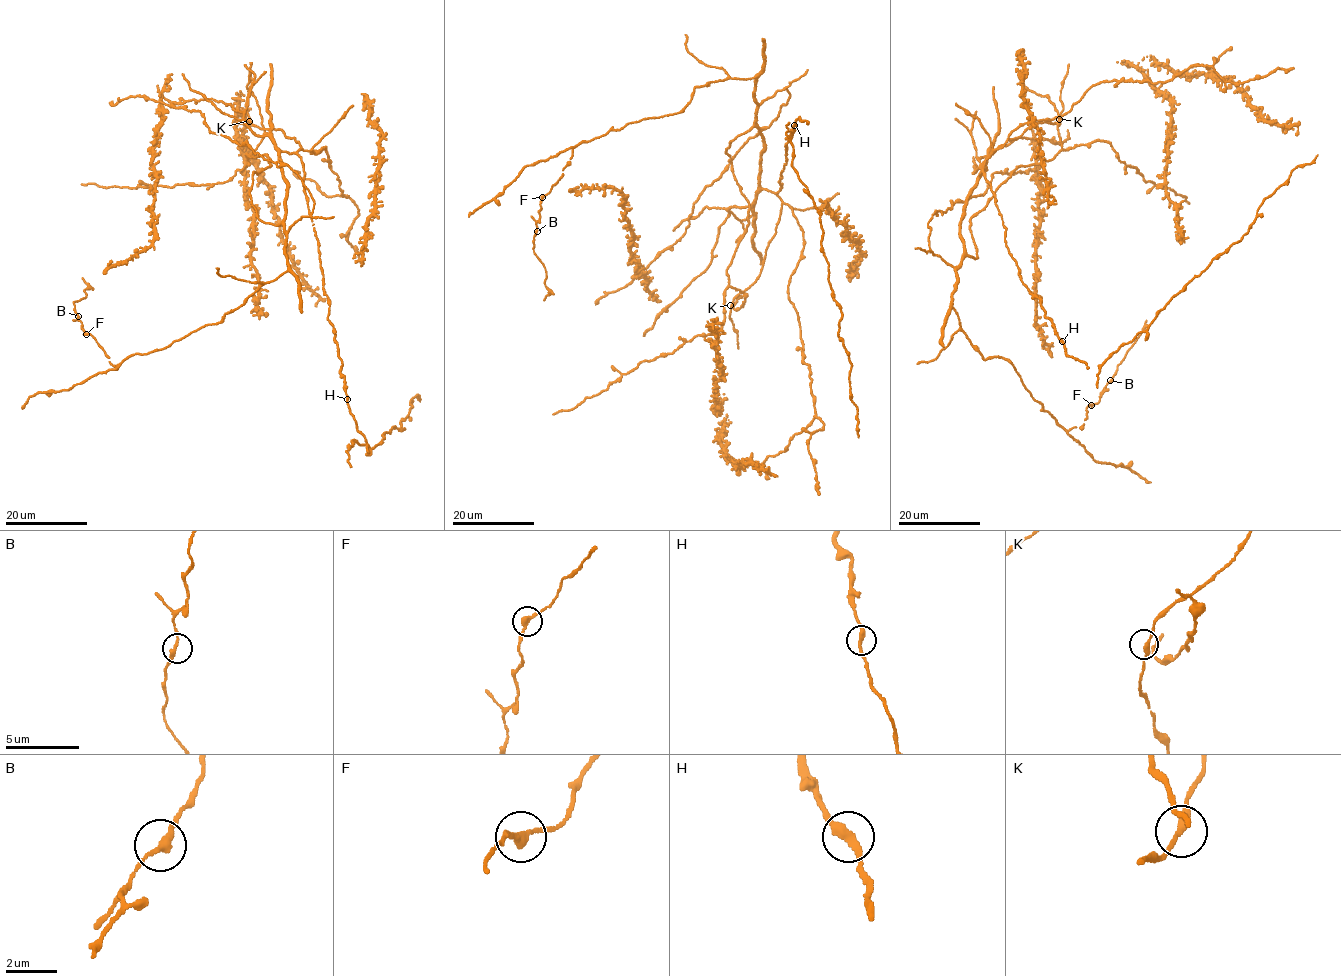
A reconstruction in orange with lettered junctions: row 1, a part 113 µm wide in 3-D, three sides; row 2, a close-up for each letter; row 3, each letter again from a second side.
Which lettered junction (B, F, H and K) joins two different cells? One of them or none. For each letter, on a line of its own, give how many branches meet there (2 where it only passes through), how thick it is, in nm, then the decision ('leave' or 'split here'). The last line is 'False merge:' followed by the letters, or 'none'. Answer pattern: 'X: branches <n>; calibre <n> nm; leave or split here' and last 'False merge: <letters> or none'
B: branches 2; calibre 260 nm; leave
F: branches 2; calibre 260 nm; leave
H: branches 2; calibre 280 nm; leave
K: branches 2; calibre 260 nm; leave
False merge: none

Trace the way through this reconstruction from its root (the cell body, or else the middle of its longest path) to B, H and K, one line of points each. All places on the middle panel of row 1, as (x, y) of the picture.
B: (780, 198), (760, 185), (755, 78), (730, 78), (696, 88), (683, 111), (573, 148), (541, 201), (537, 231)
H: (780, 198), (778, 180), (789, 138), (786, 137), (790, 139), (795, 125)
K: (780, 198), (780, 219), (766, 250), (762, 268), (754, 283), (737, 295), (730, 305)

